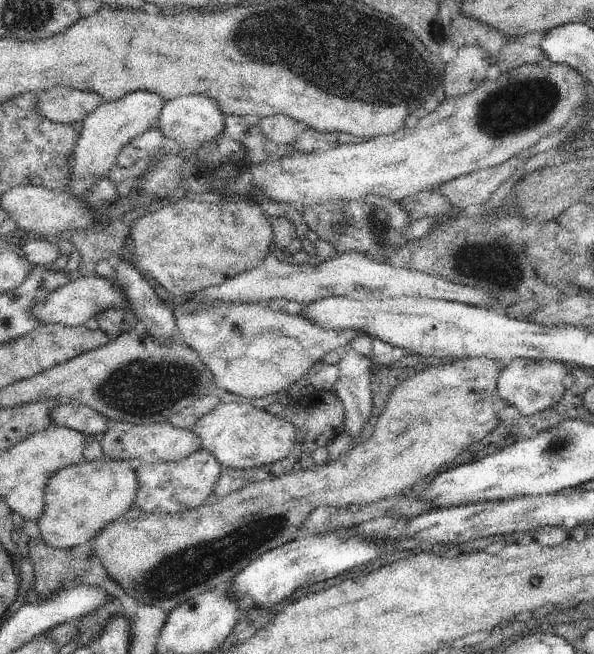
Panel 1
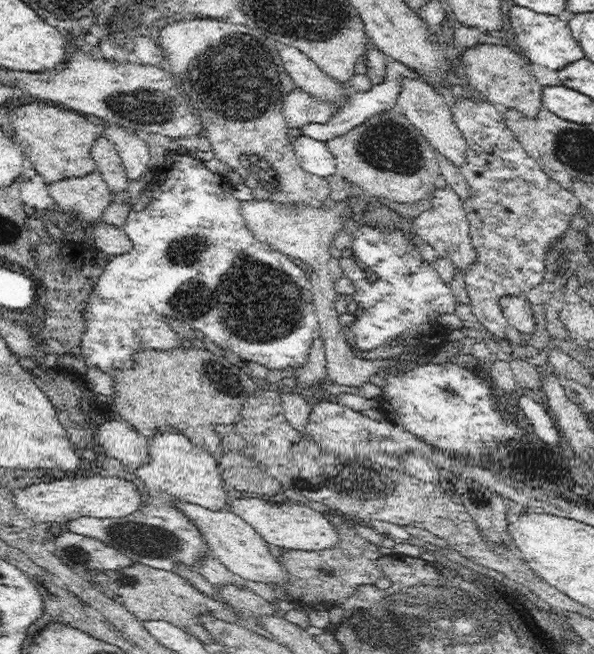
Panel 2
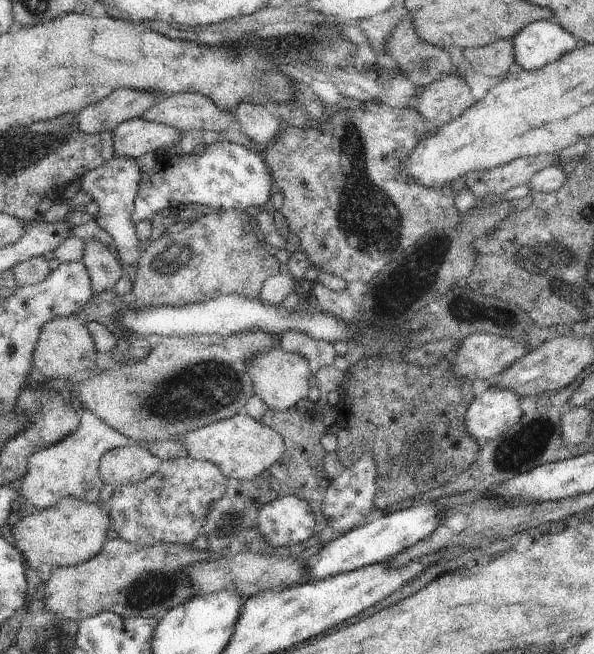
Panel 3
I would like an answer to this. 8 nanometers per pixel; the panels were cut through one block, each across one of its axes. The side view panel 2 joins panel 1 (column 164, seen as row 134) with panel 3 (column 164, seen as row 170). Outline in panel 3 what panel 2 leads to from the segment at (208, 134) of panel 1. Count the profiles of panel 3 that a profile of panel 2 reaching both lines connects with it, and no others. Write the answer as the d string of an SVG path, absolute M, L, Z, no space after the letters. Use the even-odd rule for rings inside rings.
M133 118L121 122L113 130L113 148L115 156L125 158L141 158L147 152L155 152L161 146L175 146L179 144L181 132L157 122L149 122L145 118Z

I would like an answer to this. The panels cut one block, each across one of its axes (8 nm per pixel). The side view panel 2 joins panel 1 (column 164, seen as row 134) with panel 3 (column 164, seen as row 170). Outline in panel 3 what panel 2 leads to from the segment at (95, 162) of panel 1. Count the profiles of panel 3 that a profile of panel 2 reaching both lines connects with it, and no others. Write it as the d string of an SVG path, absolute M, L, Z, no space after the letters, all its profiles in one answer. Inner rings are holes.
M175 94L159 100L143 116L149 122L157 122L183 132L219 132L229 128L235 116L229 110L217 108L203 94Z

